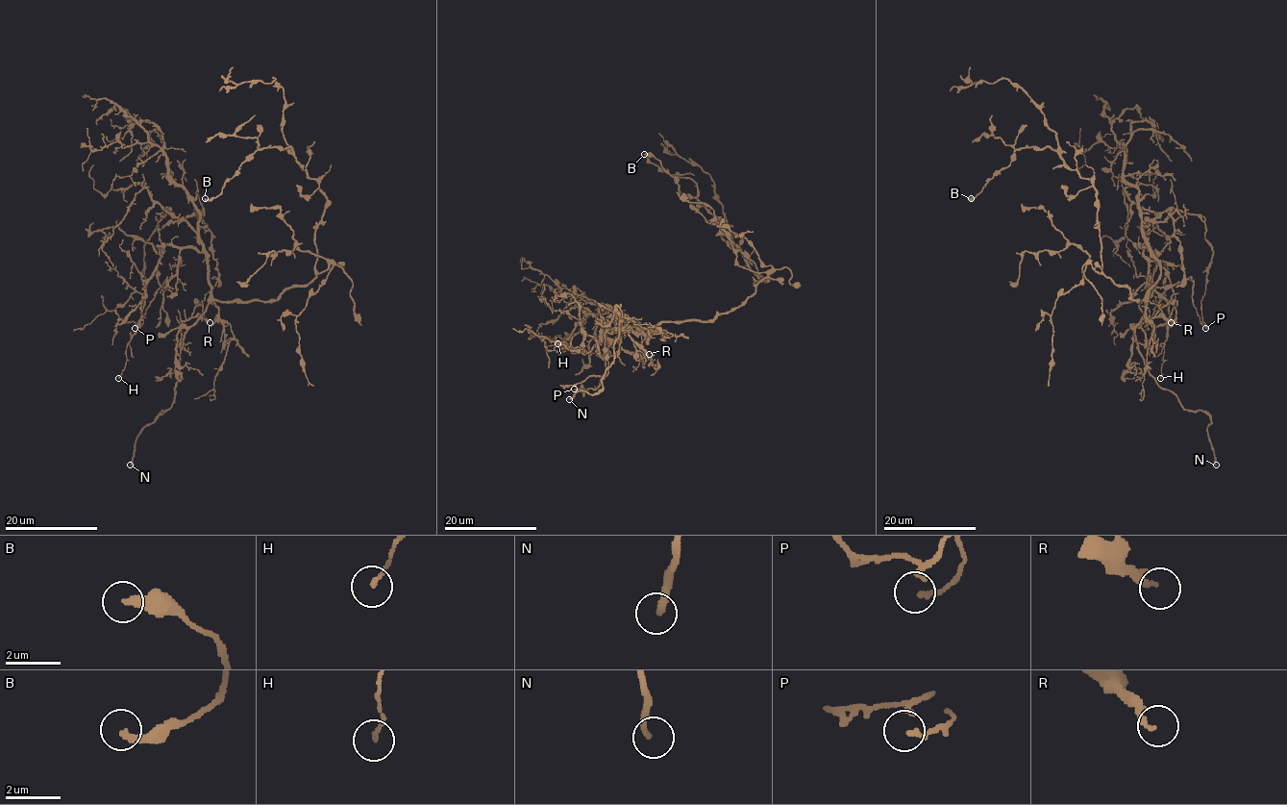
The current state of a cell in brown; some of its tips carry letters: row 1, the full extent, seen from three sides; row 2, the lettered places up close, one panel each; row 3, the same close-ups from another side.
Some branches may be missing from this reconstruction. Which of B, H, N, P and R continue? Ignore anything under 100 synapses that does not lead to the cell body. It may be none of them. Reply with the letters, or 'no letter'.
N

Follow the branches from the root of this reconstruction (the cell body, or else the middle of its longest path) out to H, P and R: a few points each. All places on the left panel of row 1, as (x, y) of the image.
H: (288, 289), (268, 301), (216, 301), (208, 258), (165, 245), (118, 378)
P: (288, 289), (268, 301), (216, 301), (196, 232), (167, 208), (144, 246), (143, 323), (135, 328)
R: (288, 289), (275, 300), (211, 301), (191, 325), (183, 325), (191, 317), (202, 317), (210, 322)

